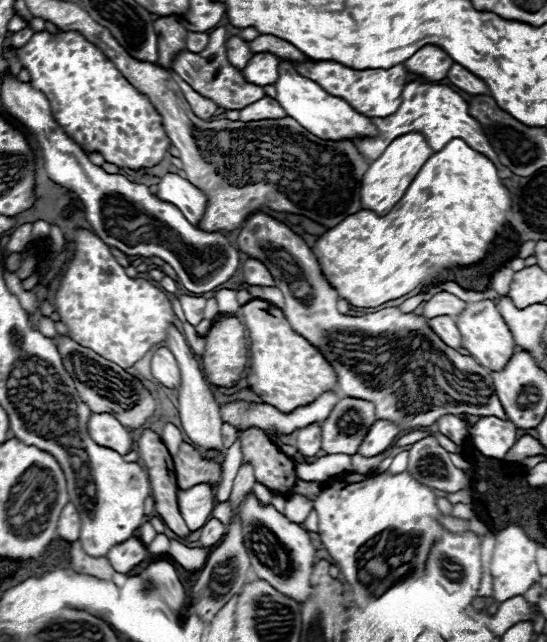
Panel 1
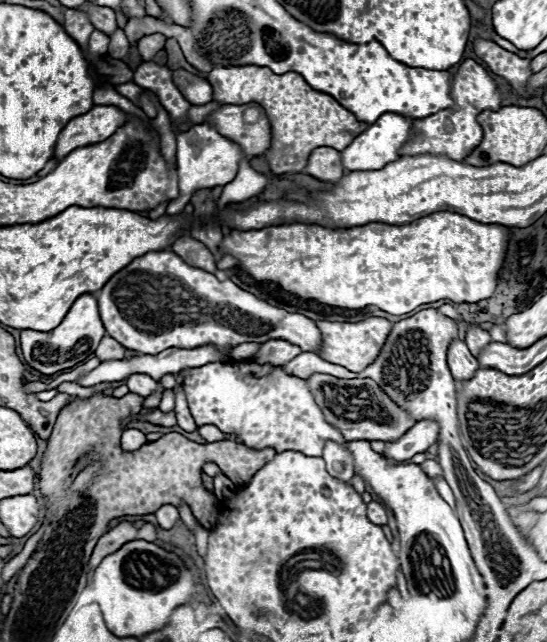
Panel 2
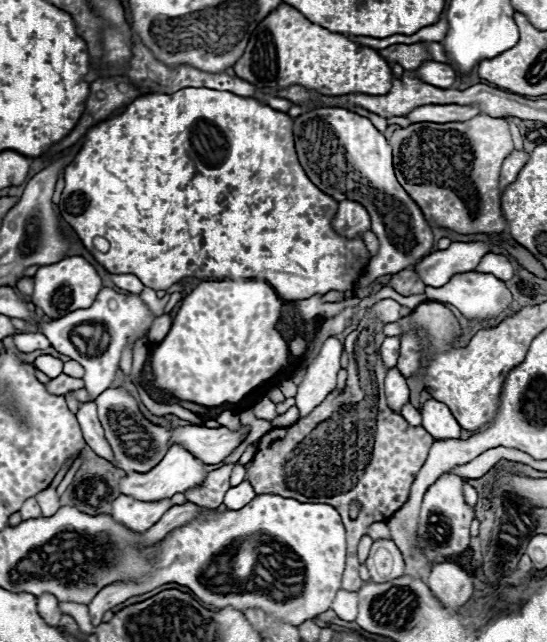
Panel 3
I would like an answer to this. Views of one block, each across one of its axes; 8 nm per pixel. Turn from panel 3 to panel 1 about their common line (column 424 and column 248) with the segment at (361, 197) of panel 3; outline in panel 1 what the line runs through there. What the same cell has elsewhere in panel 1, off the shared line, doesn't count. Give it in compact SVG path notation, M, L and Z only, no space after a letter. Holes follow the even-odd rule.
M256 212L244 224L238 236L238 248L252 258L258 258L272 274L276 286L284 294L284 316L294 332L304 336L314 348L322 352L322 356L330 362L336 372L336 390L342 396L362 398L372 402L376 408L376 418L394 422L402 430L412 430L420 426L430 426L438 418L446 414L472 414L472 416L496 416L508 418L498 396L494 394L494 384L490 378L490 370L474 362L474 358L466 358L456 350L450 350L428 326L426 318L416 314L404 314L398 308L384 308L368 314L368 318L352 318L348 314L340 314L336 310L336 290L324 278L322 268L308 248L308 244L296 236L282 222Z

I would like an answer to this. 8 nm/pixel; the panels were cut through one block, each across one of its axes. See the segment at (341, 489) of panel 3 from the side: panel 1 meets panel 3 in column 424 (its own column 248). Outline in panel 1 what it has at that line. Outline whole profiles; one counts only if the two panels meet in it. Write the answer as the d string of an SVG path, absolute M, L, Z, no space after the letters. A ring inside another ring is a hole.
M246 430L242 434L242 454L244 460L254 462L254 476L260 484L272 492L290 496L296 478L294 464L260 430Z

